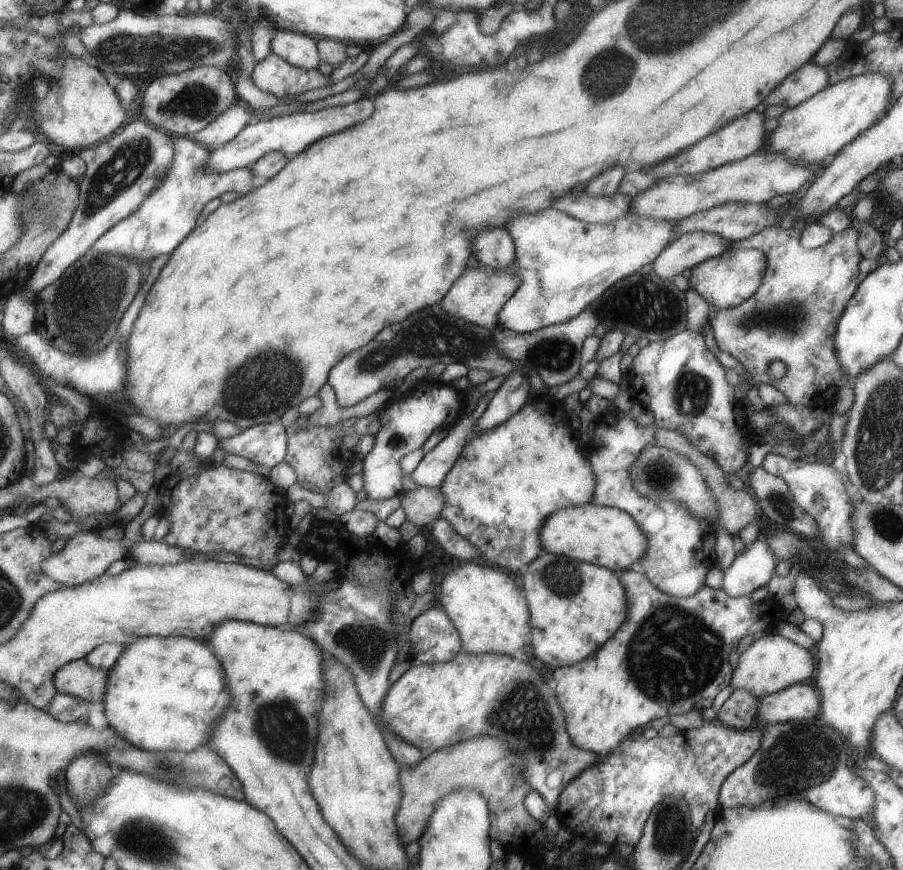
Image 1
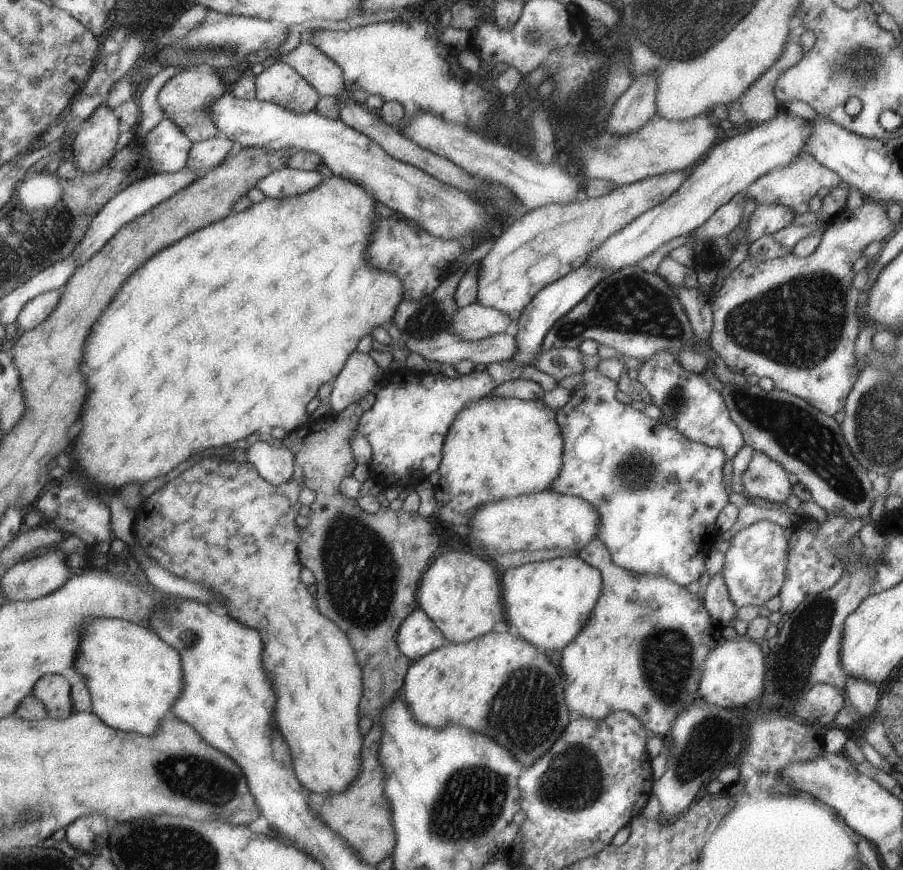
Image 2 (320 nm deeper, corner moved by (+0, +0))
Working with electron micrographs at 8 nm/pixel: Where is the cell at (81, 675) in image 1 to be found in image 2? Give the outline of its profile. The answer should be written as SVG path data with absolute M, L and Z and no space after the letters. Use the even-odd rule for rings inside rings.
M44 674L38 678L31 694L41 702L51 720L61 720L71 714L70 688L60 674Z

